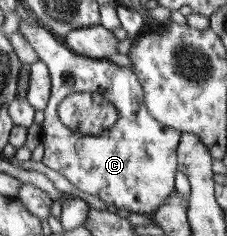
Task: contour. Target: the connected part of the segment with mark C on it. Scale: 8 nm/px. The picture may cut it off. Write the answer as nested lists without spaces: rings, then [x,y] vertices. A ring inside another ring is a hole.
[[[21,18],[18,32],[33,46],[33,50],[39,56],[39,61],[48,67],[52,78],[51,94],[48,105],[44,110],[44,120],[42,122],[44,156],[41,161],[43,164],[56,170],[59,174],[63,174],[79,190],[99,196],[107,205],[114,204],[117,209],[128,210],[139,215],[157,211],[159,206],[165,204],[167,197],[173,193],[173,188],[175,188],[175,172],[177,172],[178,159],[177,144],[180,144],[179,140],[181,140],[179,130],[157,122],[149,114],[149,110],[145,106],[144,88],[141,87],[139,79],[136,78],[130,68],[116,66],[108,58],[97,59],[79,55],[46,28],[40,25],[33,26],[25,18]],[[79,91],[103,95],[117,109],[117,113],[119,113],[118,123],[113,124],[107,130],[103,130],[101,134],[81,134],[81,132],[75,132],[75,130],[67,128],[59,120],[57,107],[66,96]]]

